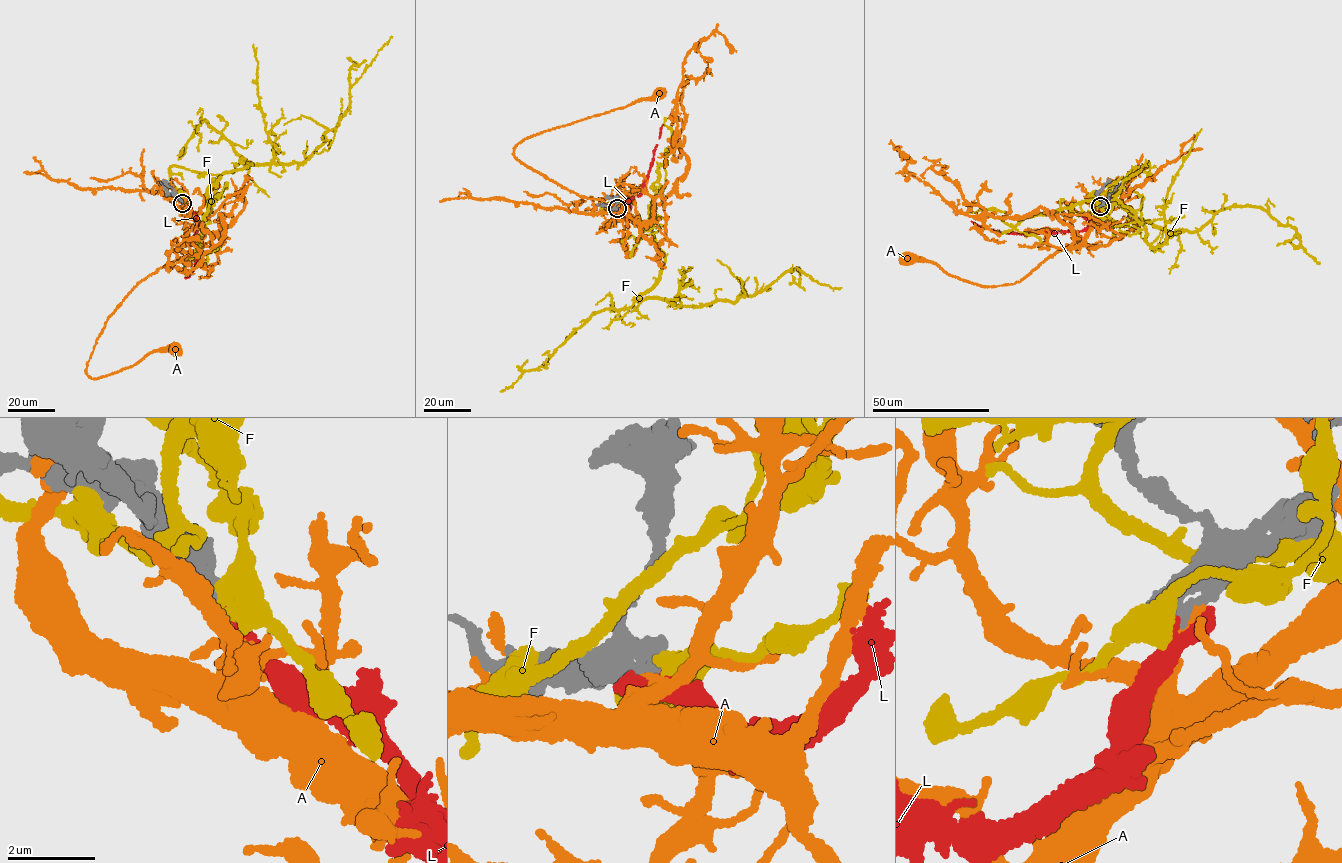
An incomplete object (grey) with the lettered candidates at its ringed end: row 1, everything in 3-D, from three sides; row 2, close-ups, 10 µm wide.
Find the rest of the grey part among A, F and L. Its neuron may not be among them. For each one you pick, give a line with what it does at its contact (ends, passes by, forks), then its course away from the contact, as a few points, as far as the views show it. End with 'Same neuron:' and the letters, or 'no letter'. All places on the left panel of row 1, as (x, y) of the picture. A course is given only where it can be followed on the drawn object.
Same neuron: no letter

